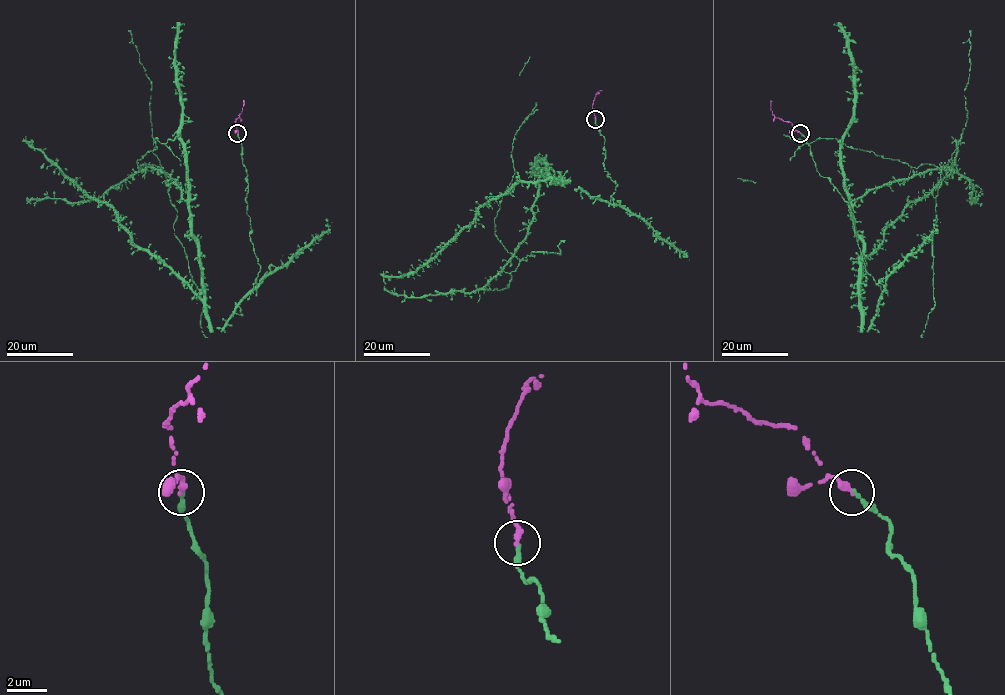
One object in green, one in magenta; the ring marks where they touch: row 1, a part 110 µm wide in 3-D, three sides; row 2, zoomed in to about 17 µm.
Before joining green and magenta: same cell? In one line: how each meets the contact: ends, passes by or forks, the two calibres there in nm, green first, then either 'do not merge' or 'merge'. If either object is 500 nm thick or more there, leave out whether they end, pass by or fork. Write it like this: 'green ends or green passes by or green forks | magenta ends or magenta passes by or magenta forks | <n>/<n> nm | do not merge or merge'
green ends | magenta ends | 240/320 nm | merge

